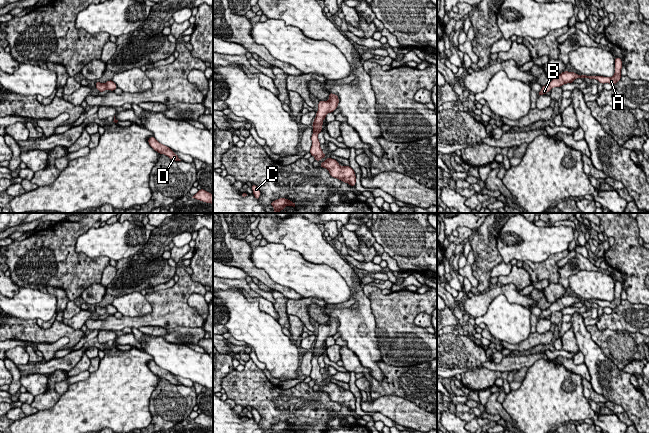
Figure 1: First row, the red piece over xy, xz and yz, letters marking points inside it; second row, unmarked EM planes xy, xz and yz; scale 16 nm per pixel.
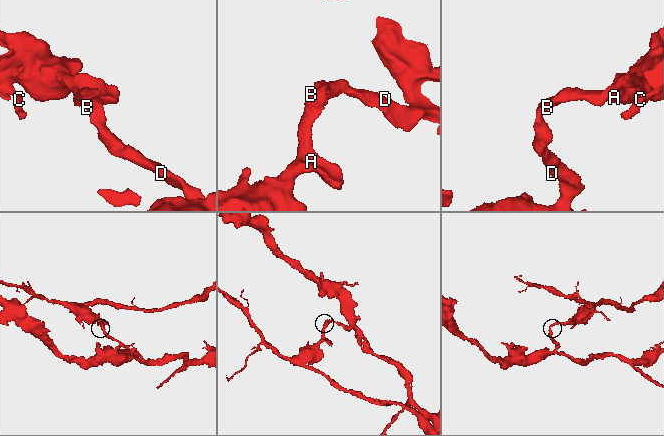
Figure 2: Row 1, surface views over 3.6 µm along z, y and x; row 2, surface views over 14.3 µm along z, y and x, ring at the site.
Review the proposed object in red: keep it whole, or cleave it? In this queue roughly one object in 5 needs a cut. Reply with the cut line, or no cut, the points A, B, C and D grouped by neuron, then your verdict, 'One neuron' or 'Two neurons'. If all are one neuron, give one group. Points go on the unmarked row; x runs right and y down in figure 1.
No split. Groups: A B C D. One neuron

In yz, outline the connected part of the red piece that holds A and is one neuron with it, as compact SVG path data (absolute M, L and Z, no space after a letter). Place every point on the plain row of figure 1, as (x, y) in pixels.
M620 281L615 282L615 297L612 301L603 301L603 300L587 300L582 298L581 300L575 296L564 295L561 298L557 299L551 306L545 310L542 310L538 320L544 319L547 316L550 316L554 311L561 311L567 307L573 307L577 302L589 302L590 304L596 303L598 306L605 308L609 307L615 309L621 303L621 293L622 293L622 284Z

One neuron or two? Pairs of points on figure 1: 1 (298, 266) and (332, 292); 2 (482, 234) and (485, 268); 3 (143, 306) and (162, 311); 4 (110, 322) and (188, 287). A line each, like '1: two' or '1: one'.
1: one
2: one
3: two
4: one

